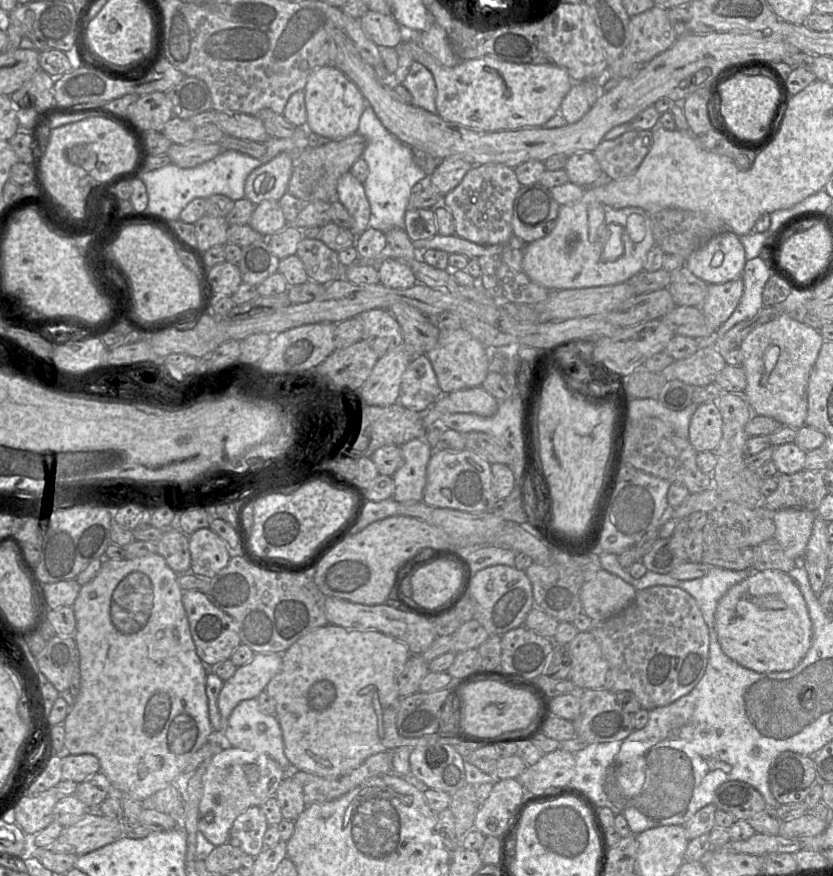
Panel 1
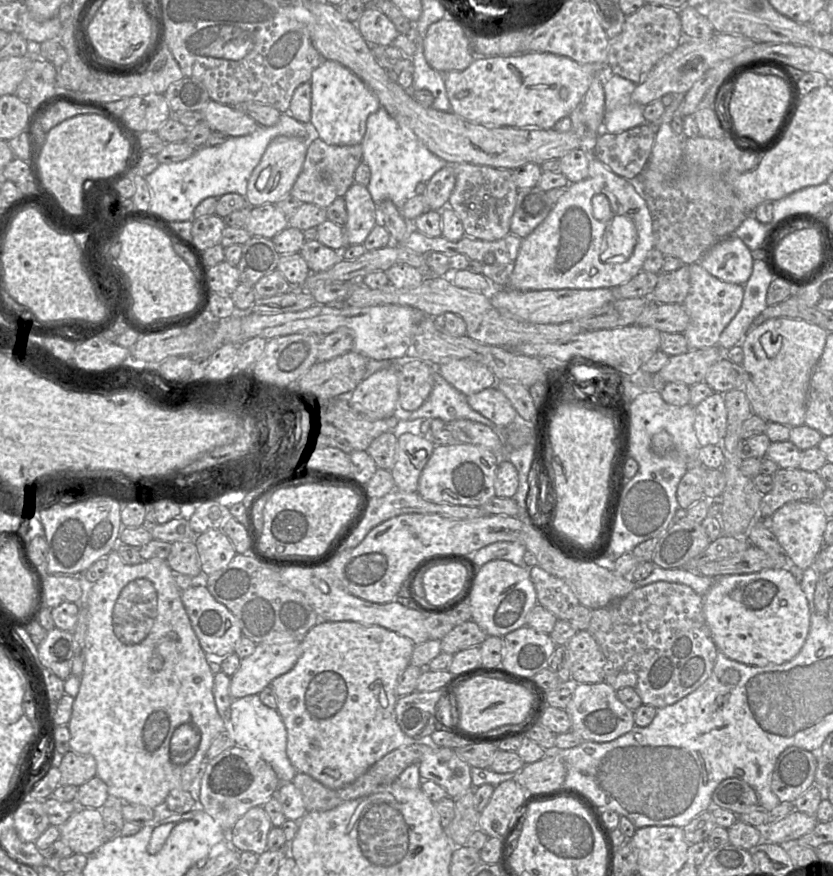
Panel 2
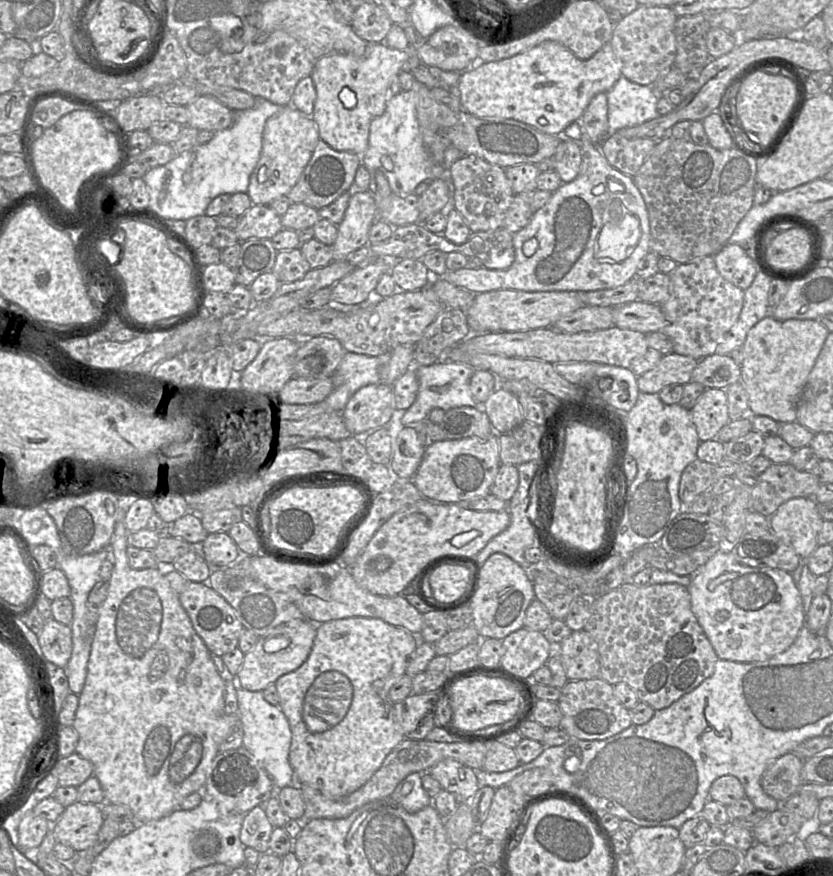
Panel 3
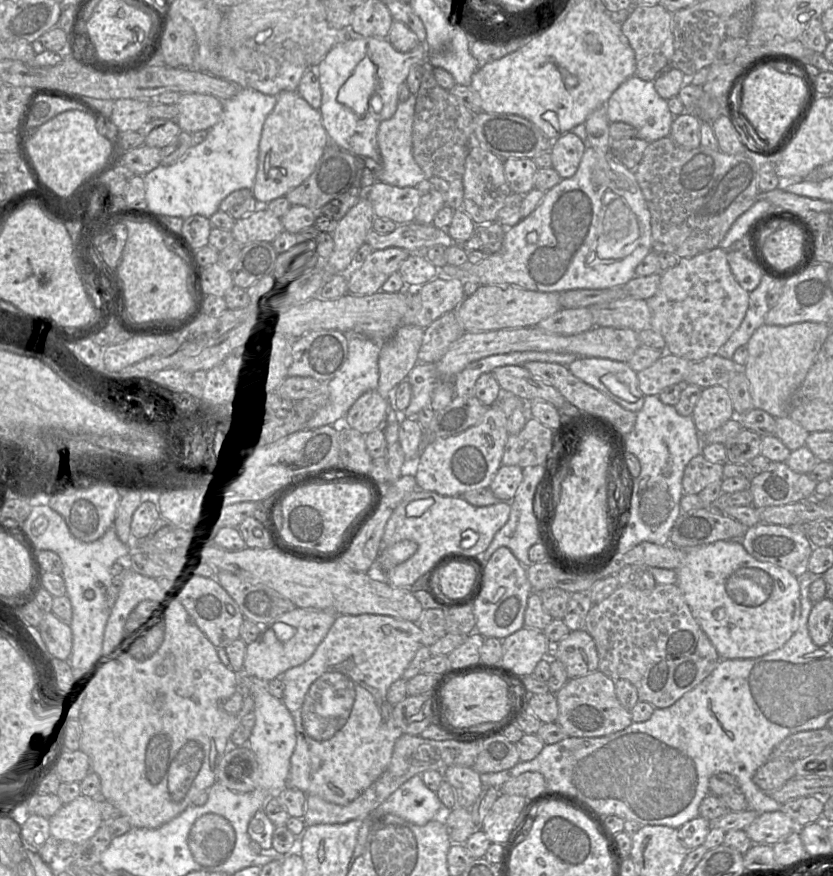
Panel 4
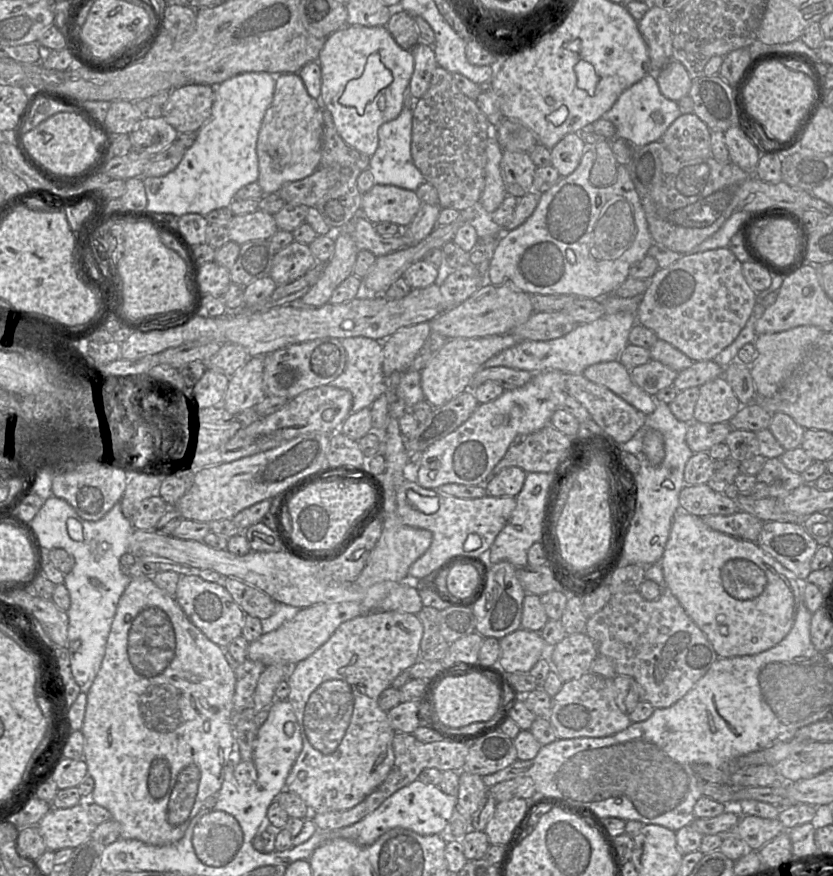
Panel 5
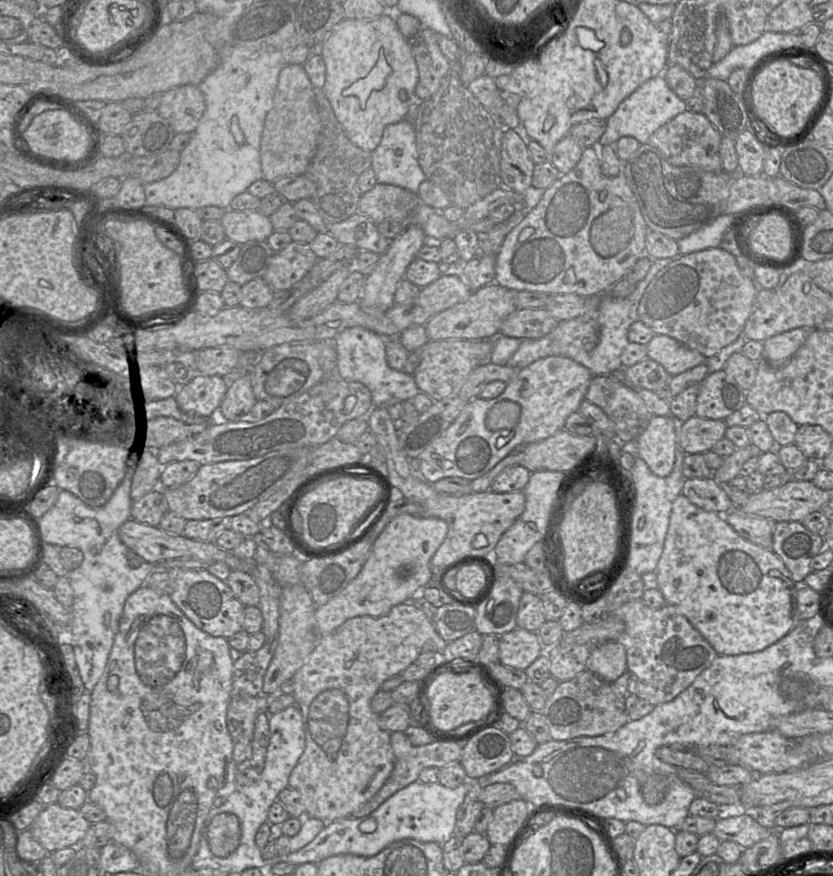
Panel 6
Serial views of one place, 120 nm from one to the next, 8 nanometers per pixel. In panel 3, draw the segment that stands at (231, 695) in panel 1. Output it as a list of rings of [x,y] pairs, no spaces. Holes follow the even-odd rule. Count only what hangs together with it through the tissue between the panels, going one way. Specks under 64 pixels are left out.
[[[307,619],[291,620],[259,636],[255,646],[244,655],[242,666],[235,676],[237,685],[249,691],[264,691],[281,676],[298,669],[311,652],[316,625]]]

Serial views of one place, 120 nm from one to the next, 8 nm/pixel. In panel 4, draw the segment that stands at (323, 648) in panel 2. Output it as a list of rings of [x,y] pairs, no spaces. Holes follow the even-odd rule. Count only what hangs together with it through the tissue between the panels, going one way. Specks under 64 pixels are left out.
[[[375,614],[339,615],[311,658],[284,673],[281,678],[284,684],[282,701],[293,717],[296,727],[296,747],[291,756],[288,787],[299,789],[306,795],[318,796],[330,803],[347,805],[359,797],[384,773],[390,763],[395,742],[403,734],[394,717],[394,705],[387,700],[387,692],[395,681],[402,678],[404,671],[422,646],[421,638],[422,631],[415,622]]]

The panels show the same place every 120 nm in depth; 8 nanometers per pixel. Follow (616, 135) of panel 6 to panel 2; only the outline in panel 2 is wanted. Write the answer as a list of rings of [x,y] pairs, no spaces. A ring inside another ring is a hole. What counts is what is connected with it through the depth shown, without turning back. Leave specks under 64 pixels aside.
[[[608,73],[604,79],[605,116],[601,132],[621,133],[646,123],[643,116],[644,106],[632,100],[636,84],[618,74]]]

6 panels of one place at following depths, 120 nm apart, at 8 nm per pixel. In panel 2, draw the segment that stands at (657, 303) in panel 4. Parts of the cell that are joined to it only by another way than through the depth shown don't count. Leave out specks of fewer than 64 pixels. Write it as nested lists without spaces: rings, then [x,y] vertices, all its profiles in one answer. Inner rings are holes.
[[[699,263],[689,265],[690,288],[688,295],[682,303],[687,315],[689,316],[689,324],[683,332],[687,340],[689,350],[709,348],[718,344],[719,337],[731,320],[739,311],[744,296],[744,285],[726,283],[705,270]]]

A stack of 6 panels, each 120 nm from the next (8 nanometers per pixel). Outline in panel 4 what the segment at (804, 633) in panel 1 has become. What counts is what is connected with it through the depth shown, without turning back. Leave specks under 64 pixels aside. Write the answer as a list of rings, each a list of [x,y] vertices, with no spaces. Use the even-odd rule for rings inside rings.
[[[740,540],[718,541],[713,544],[701,545],[689,550],[685,550],[684,560],[681,563],[680,567],[676,570],[676,573],[676,585],[681,590],[682,595],[686,603],[688,604],[693,617],[718,652],[720,660],[738,660],[765,656],[780,649],[784,644],[788,642],[788,640],[798,629],[801,615],[801,593],[798,578],[782,567],[771,563],[760,562],[754,559],[746,552]]]

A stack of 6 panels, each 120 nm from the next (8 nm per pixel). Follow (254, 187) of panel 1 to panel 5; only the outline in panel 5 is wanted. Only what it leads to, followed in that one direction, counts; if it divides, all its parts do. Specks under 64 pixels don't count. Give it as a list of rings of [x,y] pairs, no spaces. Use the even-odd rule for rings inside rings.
[[[298,73],[274,75],[275,90],[257,140],[259,176],[263,194],[278,193],[287,183],[302,180],[320,166],[322,155],[322,104],[307,92]]]

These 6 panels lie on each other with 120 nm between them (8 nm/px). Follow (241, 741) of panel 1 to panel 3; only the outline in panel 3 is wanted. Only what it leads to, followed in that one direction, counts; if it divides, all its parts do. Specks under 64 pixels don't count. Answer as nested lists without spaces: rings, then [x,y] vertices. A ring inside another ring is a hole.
[[[237,687],[238,699],[238,718],[243,727],[243,746],[248,749],[267,770],[275,785],[275,795],[277,790],[296,784],[295,772],[289,762],[289,752],[291,746],[292,733],[287,717],[279,706],[274,706],[267,702],[262,691],[249,691],[241,687]]]

